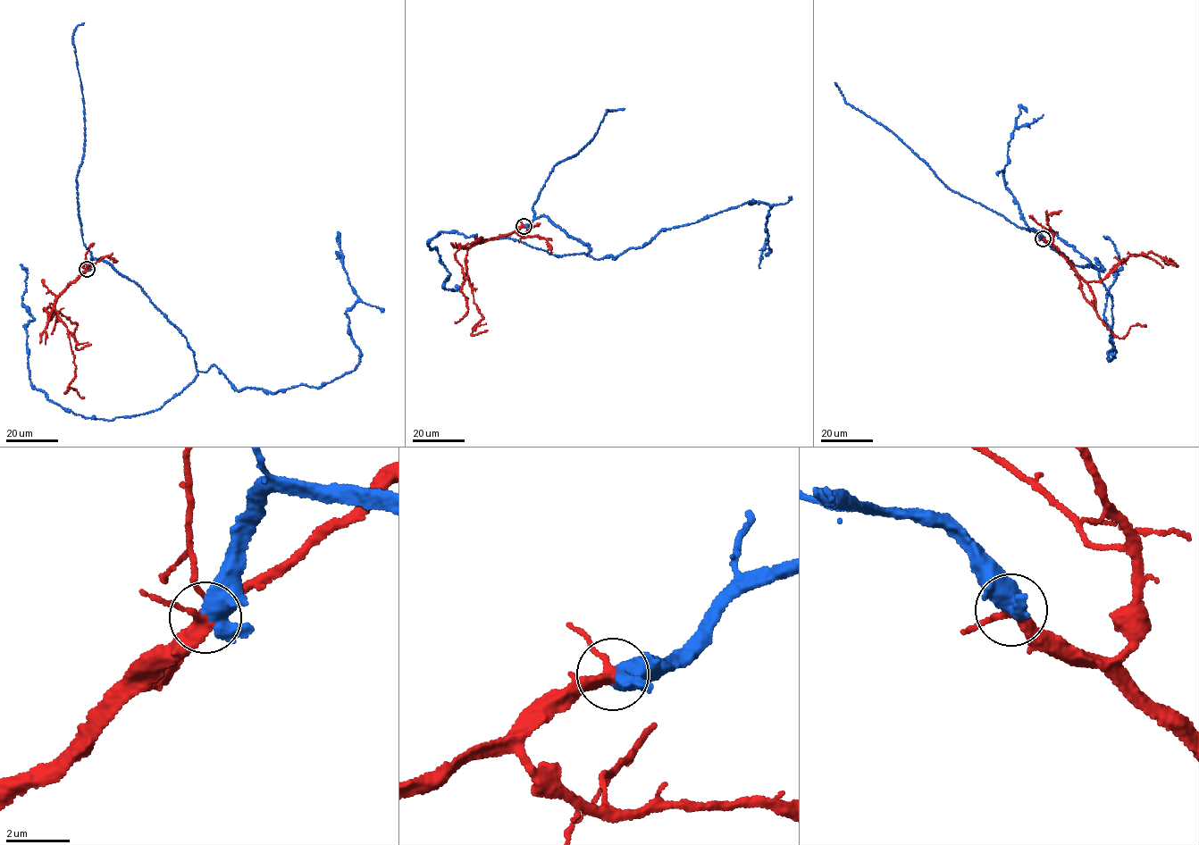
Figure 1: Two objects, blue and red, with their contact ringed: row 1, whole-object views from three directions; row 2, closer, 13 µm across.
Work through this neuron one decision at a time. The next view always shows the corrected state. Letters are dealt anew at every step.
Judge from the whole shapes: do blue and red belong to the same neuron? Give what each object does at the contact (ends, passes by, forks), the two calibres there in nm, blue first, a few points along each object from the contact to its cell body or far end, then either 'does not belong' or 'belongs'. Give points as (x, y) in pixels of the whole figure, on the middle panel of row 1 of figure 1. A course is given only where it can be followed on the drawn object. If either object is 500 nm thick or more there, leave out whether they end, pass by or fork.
500 nm thick on the blue side, 340 nm on the other; blue runs (524, 226), (544, 215), (589, 245), (587, 255), (613, 258), (662, 230), (758, 201), (771, 208), (765, 255); red runs (524, 226), (474, 245), (467, 251), (466, 272), (473, 302), (482, 319), (472, 335), (487, 330); belongs

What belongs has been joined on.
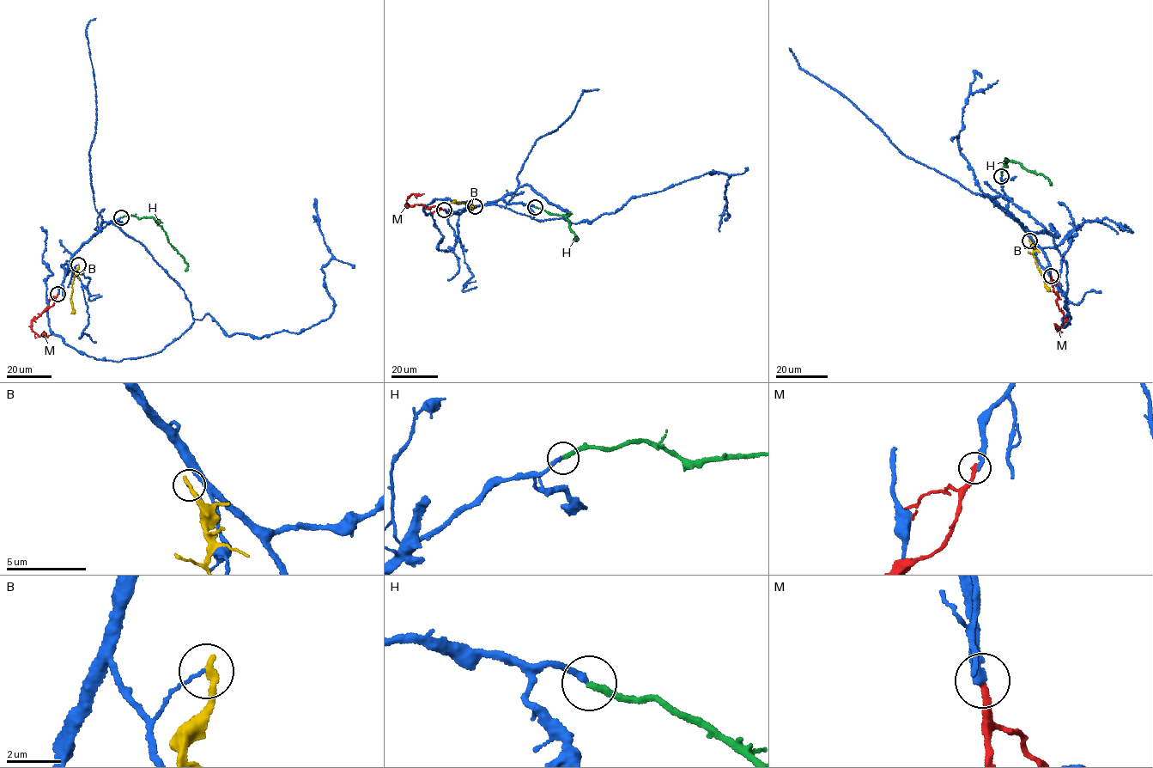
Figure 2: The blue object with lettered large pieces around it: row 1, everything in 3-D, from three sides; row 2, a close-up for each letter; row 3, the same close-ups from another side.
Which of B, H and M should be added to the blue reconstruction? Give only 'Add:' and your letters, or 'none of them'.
Add: H

